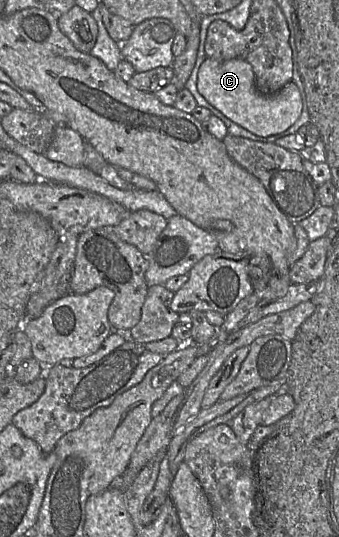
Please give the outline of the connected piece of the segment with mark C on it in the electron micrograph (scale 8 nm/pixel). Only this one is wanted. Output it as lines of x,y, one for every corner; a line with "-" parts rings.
206,57
198,73
197,89
229,120
260,137
286,131
299,119
302,112
300,91
293,81
273,95
263,95
255,87
252,66
243,59
219,61

